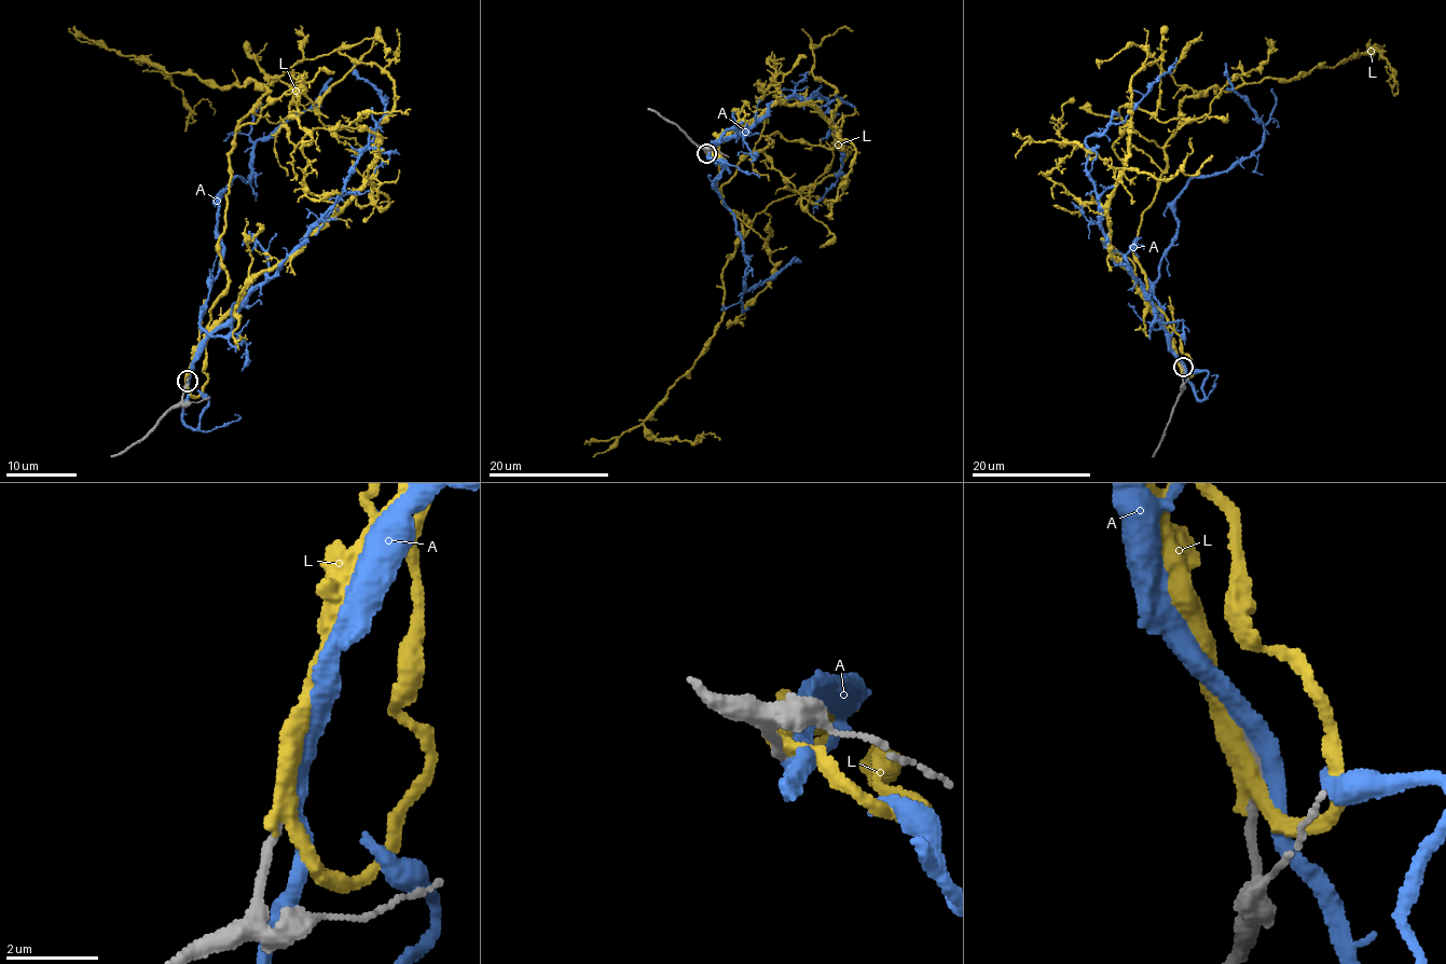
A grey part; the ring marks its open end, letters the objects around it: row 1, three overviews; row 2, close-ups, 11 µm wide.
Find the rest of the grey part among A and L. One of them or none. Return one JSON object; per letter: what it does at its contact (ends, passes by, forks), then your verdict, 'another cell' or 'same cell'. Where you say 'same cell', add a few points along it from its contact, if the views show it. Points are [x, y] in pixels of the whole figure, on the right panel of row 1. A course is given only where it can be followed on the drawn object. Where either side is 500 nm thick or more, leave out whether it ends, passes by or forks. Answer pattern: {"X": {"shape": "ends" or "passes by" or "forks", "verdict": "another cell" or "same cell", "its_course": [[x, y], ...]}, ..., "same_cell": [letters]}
{"A": {"shape": "passes by", "verdict": "same cell", "its_course": [[1182, 367], [1150, 299], [1109, 250], [1095, 182], [1086, 166], [1085, 139], [1123, 121], [1176, 57]]}, "L": {"shape": "passes by", "verdict": "another cell"}, "same_cell": ["A"]}

